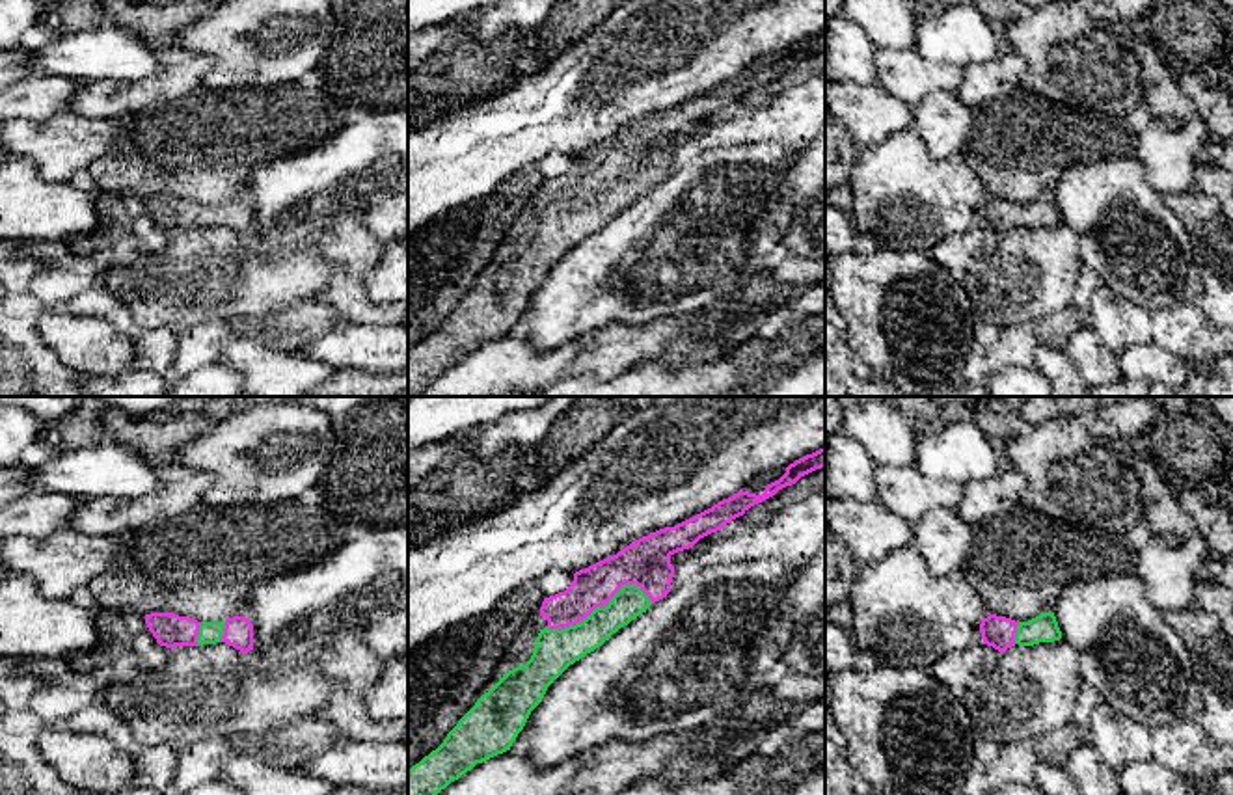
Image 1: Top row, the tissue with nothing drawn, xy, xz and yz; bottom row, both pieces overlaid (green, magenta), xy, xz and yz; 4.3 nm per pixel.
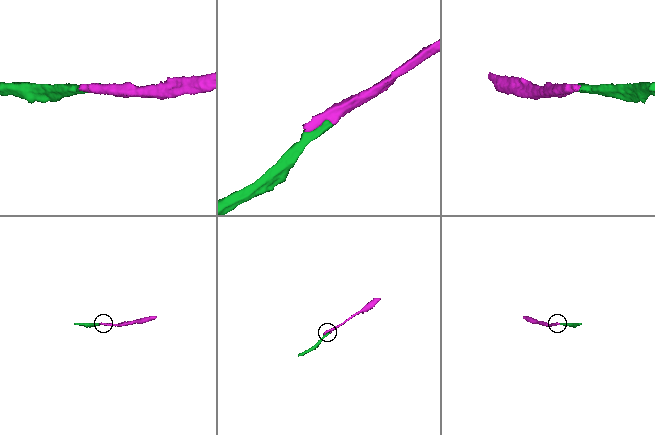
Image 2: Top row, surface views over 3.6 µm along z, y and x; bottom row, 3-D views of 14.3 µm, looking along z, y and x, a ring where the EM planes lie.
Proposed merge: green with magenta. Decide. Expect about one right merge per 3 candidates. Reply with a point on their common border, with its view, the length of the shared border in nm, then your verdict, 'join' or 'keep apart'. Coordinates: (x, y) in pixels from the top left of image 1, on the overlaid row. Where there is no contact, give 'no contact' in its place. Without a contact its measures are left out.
contact xz (598, 607); length 480 nm; join

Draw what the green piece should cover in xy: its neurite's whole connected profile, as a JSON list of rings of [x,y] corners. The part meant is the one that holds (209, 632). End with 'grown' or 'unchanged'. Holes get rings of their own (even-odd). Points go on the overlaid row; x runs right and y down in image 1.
[[[151,613],[145,614],[145,624],[156,642],[166,648],[225,642],[242,654],[253,650],[253,624],[246,616],[197,622],[173,613]]] | grown

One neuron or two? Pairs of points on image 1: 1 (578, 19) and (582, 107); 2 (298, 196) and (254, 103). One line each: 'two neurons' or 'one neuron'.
1: two neurons
2: two neurons

